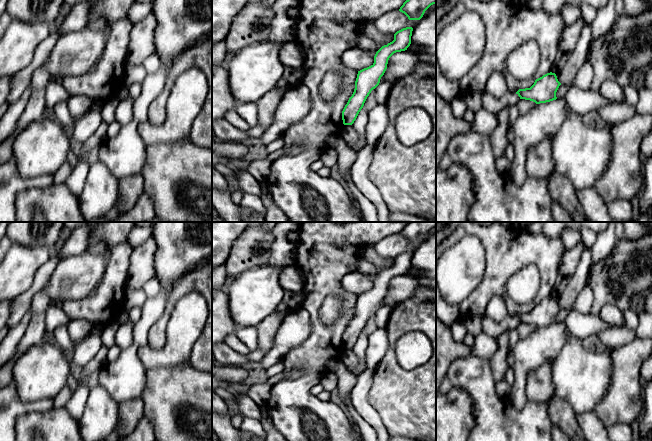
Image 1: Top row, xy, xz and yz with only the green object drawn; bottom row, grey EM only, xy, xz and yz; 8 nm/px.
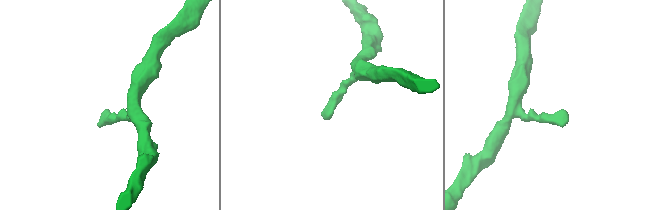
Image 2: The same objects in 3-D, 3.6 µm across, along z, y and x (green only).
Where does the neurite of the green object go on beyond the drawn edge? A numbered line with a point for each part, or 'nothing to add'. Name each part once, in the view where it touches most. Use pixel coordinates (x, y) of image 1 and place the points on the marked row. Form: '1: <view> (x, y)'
nothing to add

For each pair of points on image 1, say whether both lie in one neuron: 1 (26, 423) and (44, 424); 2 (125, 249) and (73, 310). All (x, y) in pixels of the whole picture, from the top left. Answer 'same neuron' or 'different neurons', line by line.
1: same neuron
2: same neuron

